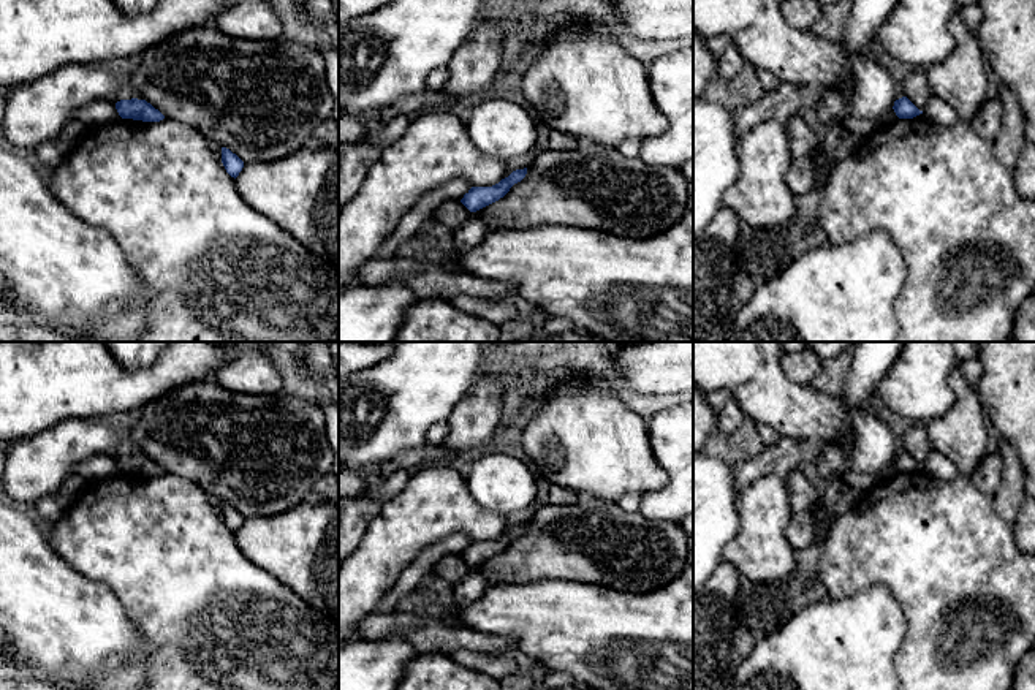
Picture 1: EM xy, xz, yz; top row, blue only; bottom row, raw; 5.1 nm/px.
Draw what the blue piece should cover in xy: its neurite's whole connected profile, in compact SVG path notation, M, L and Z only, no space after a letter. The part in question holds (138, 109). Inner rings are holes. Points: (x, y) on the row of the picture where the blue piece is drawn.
M138 98L117 101L116 109L122 119L133 119L142 122L160 122L165 119L165 116L150 103Z

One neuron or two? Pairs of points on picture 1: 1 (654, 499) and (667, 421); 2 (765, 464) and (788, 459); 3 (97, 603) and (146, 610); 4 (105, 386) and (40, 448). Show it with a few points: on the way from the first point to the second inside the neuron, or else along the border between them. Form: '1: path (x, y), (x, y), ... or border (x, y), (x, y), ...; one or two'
1: path (674, 485), (674, 442); one
2: path (771, 461), (782, 459); one
3: border (97, 581), (103, 583), (116, 595), (141, 640); two
4: border (105, 417), (65, 418), (37, 432); two

